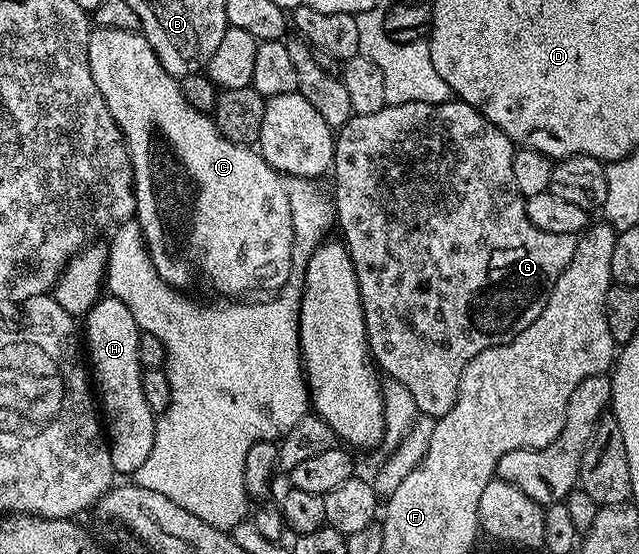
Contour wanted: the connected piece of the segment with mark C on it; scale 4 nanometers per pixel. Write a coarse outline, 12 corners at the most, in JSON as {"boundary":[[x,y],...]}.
{"boundary":[[93,27],[151,261],[277,291],[286,180],[183,97],[140,31]]}

